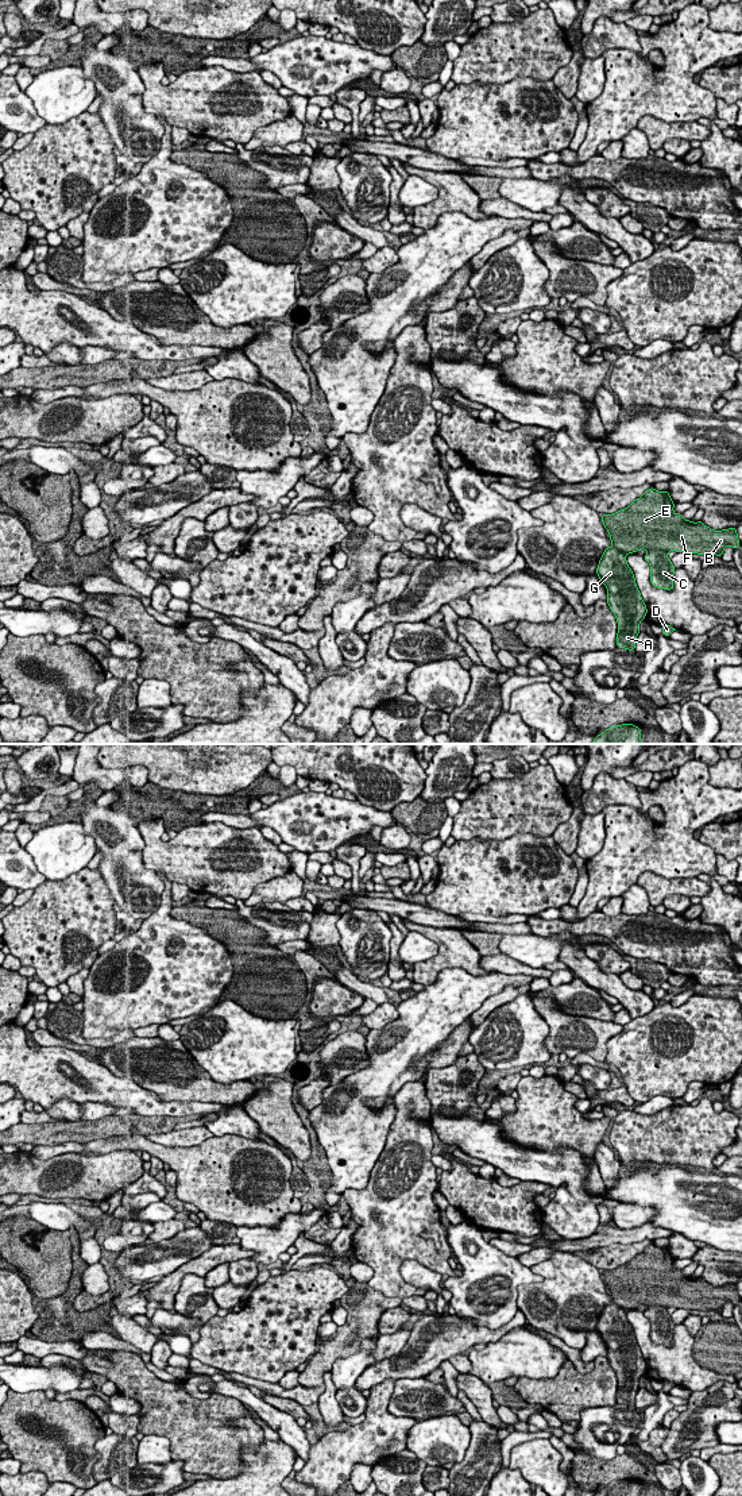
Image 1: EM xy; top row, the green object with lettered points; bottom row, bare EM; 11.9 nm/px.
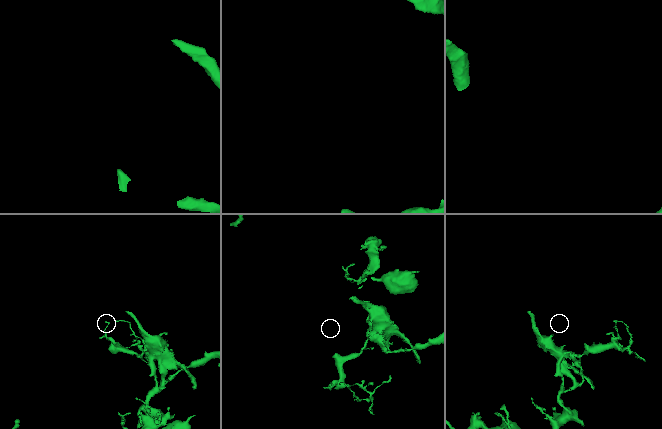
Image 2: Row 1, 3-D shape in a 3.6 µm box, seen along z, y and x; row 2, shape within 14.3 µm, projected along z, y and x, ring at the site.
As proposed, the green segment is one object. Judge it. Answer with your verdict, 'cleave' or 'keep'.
keep

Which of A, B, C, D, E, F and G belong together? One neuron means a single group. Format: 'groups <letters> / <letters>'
groups A B C D E F G

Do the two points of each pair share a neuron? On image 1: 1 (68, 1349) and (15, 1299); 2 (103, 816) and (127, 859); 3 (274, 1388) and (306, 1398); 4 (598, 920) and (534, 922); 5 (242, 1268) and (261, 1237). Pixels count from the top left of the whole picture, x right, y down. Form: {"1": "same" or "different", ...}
{"1": "same", "2": "same", "3": "same", "4": "same", "5": "same"}

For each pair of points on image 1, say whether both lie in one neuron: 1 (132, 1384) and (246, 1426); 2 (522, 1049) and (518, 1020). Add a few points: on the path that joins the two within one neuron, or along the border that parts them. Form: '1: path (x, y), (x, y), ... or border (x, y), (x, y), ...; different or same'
1: path (161, 1402), (172, 1412), (197, 1429), (217, 1429); same
2: path (518, 1043), (518, 1026); same

